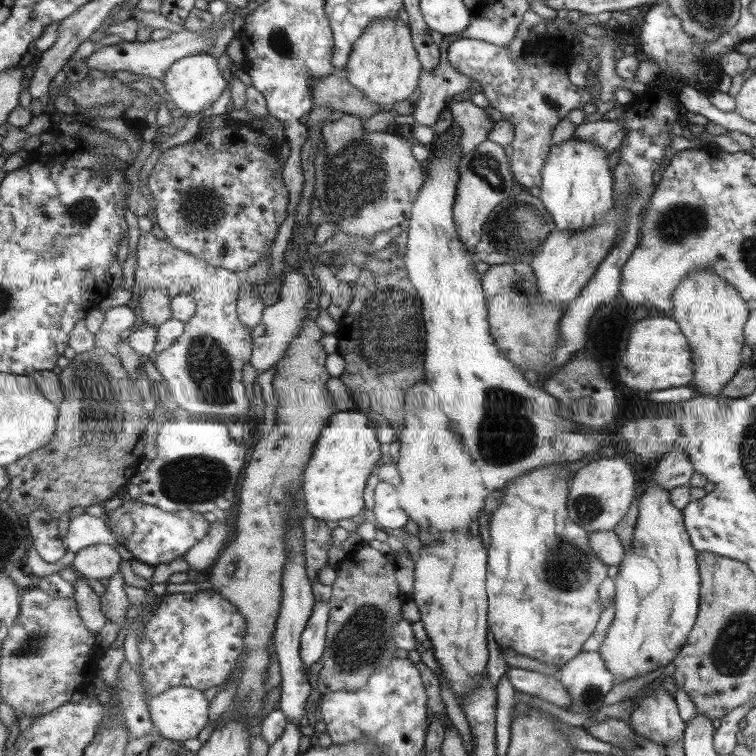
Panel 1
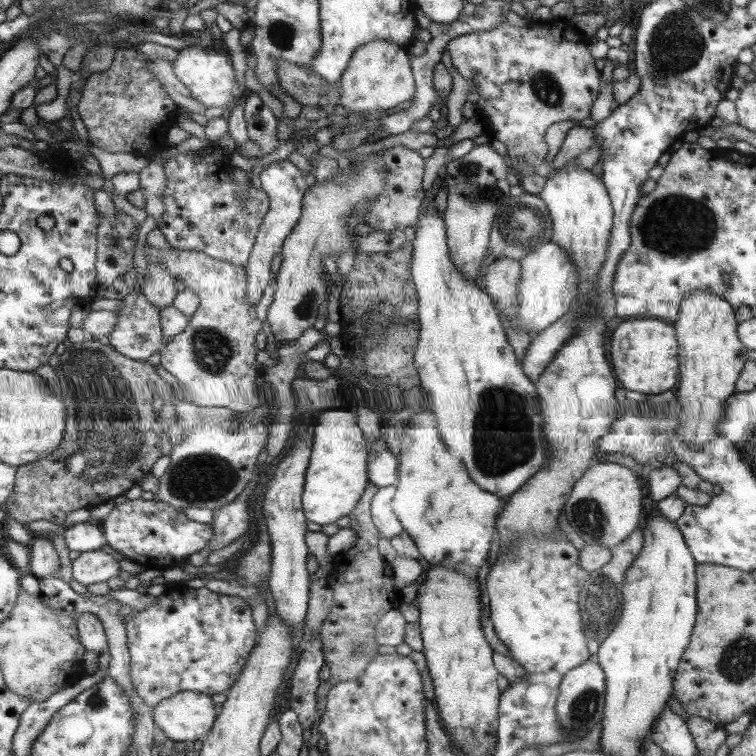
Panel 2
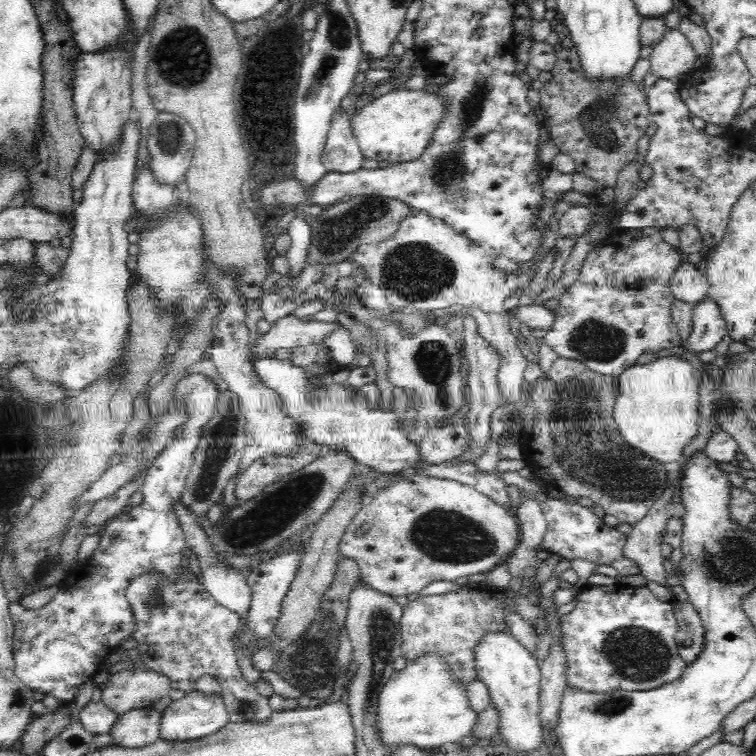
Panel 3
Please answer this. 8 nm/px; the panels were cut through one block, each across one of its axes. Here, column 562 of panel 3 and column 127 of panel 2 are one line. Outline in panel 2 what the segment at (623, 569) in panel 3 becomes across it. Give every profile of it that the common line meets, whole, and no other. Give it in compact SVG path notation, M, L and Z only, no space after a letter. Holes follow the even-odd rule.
M128 499L124 504L117 504L99 525L110 548L149 571L179 565L192 554L208 547L215 536L215 529L211 524L188 519L181 511L168 506L167 502L156 499Z

